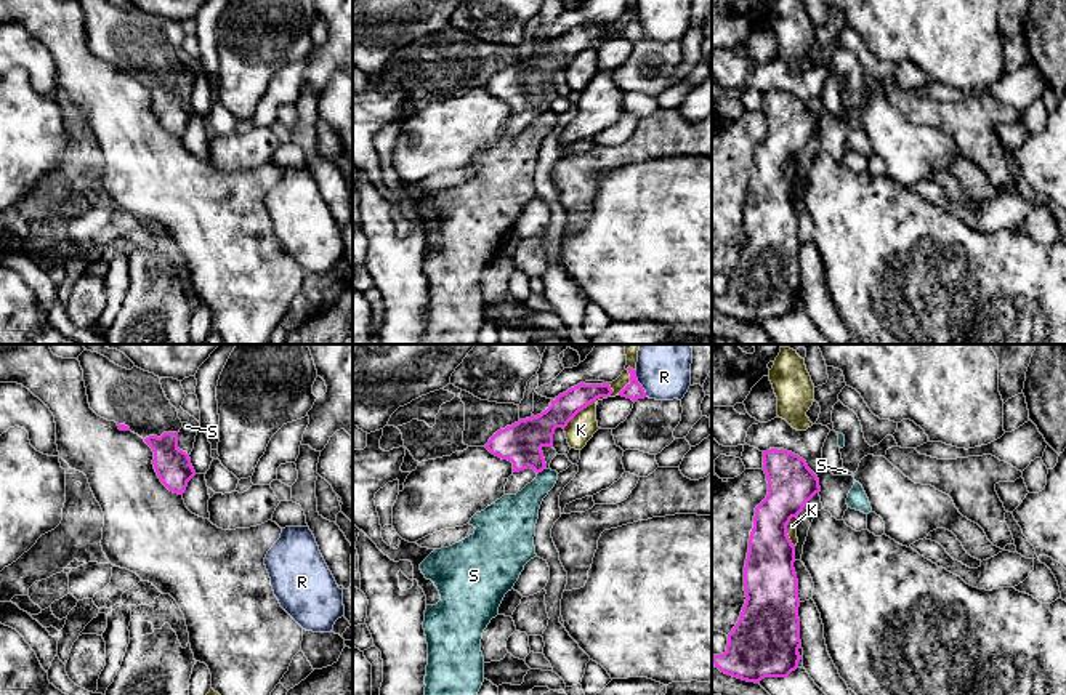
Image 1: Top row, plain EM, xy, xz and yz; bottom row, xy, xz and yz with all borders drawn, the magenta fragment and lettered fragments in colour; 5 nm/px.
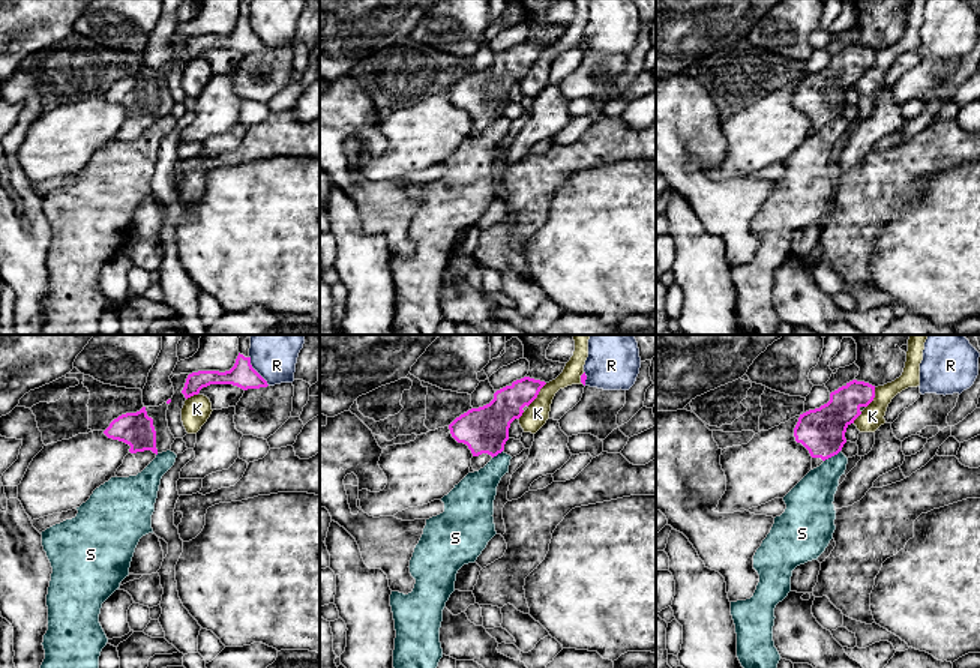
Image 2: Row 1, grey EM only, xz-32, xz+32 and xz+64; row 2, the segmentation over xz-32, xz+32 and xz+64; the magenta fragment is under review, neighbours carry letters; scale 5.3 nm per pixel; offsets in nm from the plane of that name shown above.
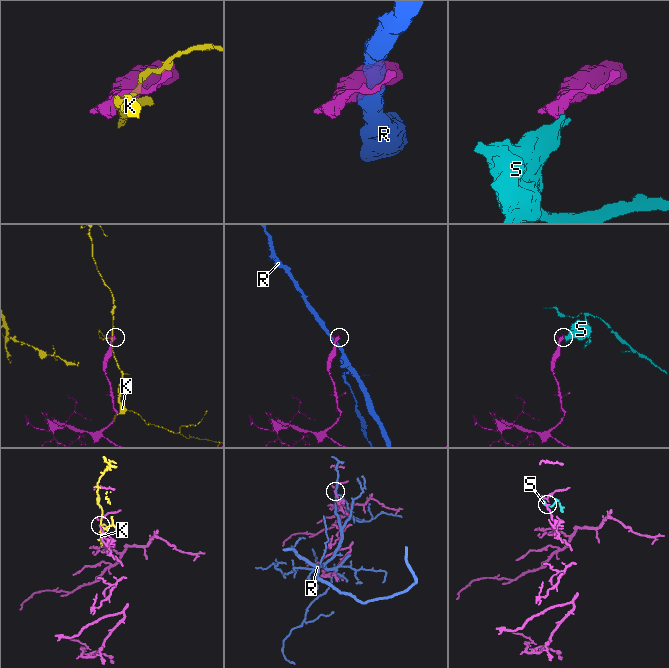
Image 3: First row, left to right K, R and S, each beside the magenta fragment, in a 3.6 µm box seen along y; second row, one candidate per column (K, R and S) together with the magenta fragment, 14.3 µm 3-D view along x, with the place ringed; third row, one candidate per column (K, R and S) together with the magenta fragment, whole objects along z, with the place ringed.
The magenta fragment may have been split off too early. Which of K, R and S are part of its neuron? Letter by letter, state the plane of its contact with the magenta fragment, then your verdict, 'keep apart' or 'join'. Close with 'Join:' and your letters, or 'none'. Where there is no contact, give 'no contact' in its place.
K: xz | keep apart
R: xz | keep apart
S: xz | keep apart
Join: none

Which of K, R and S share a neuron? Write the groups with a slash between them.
K / R / S

